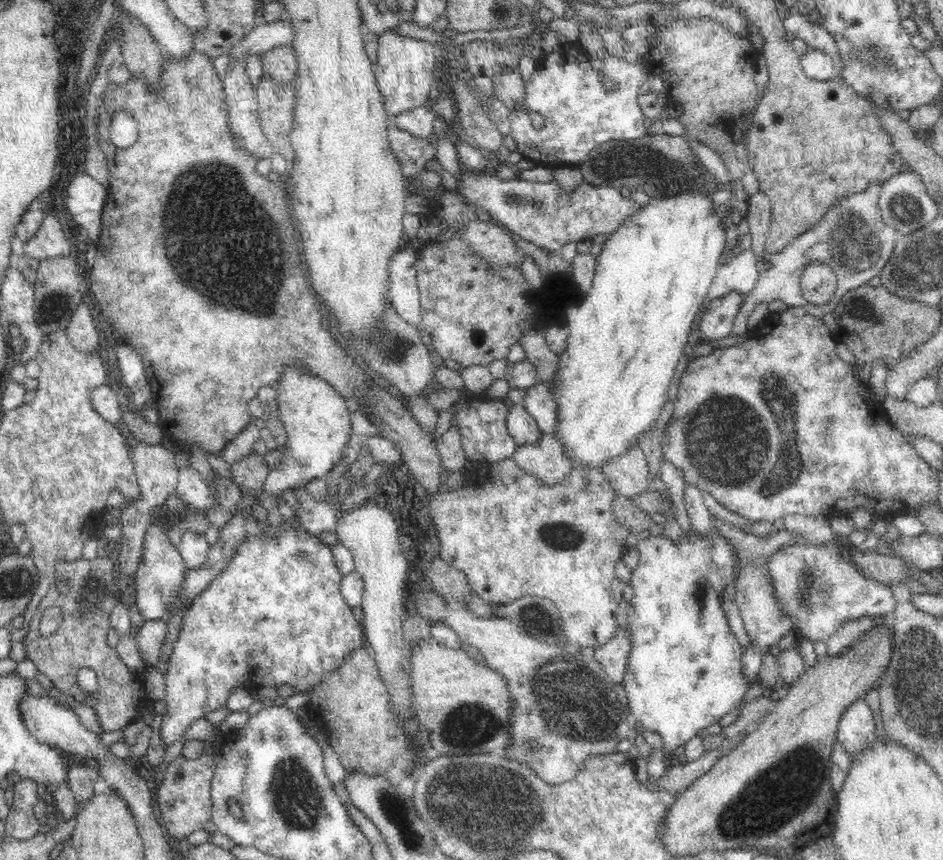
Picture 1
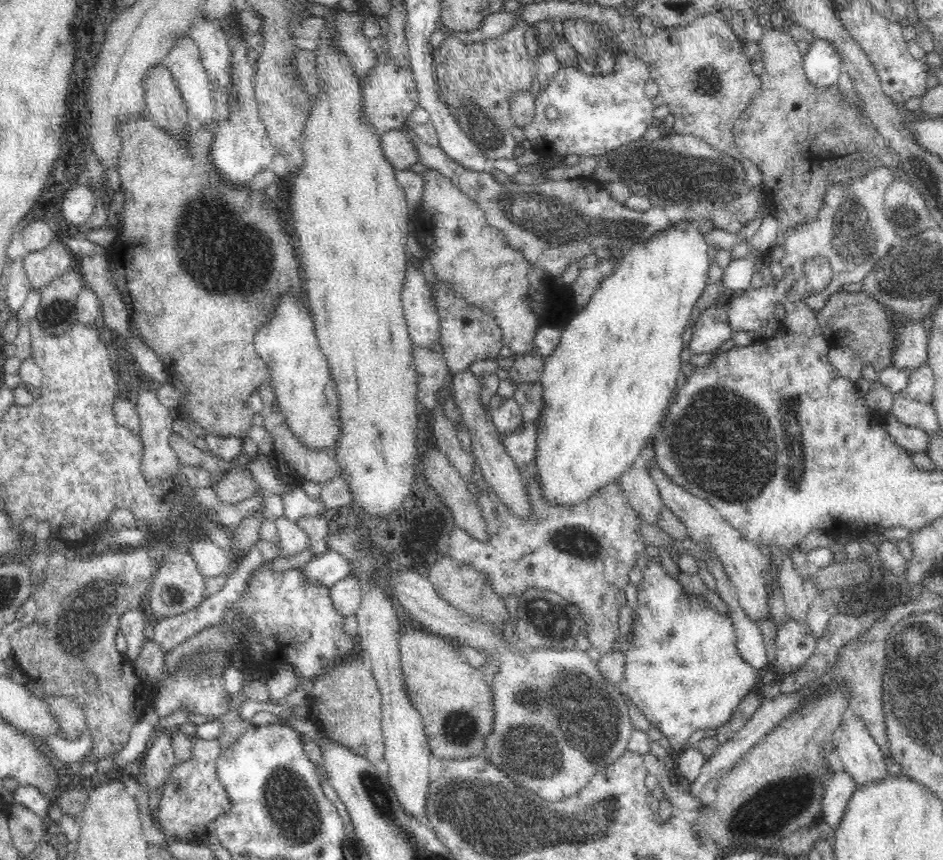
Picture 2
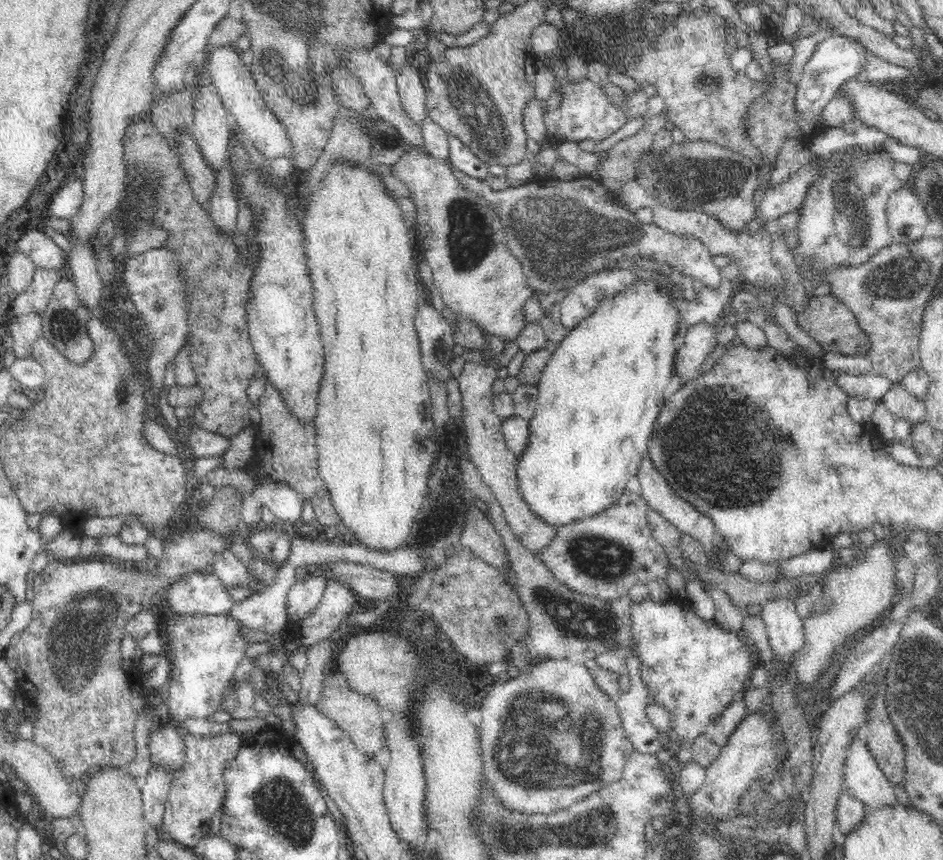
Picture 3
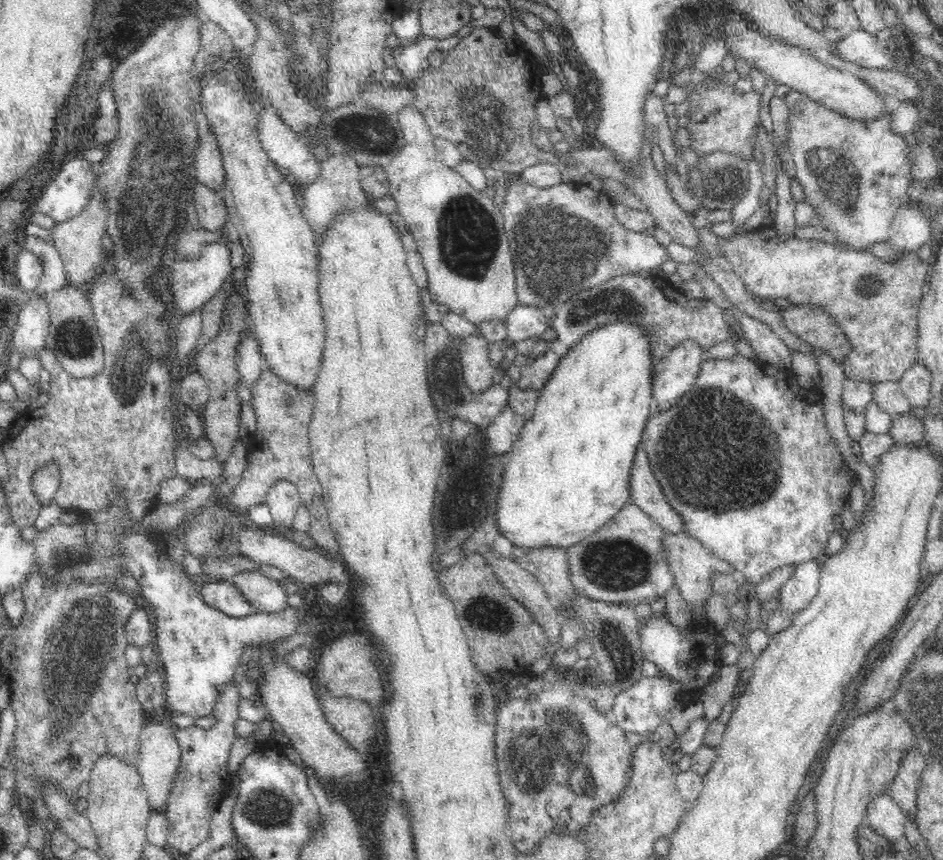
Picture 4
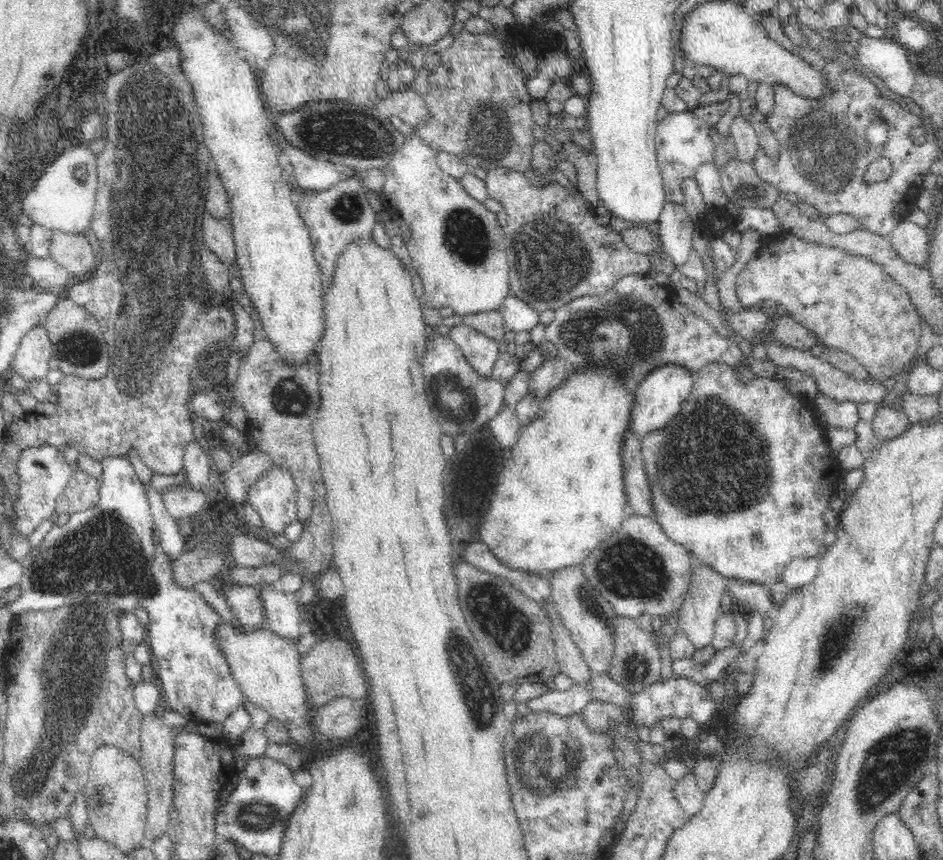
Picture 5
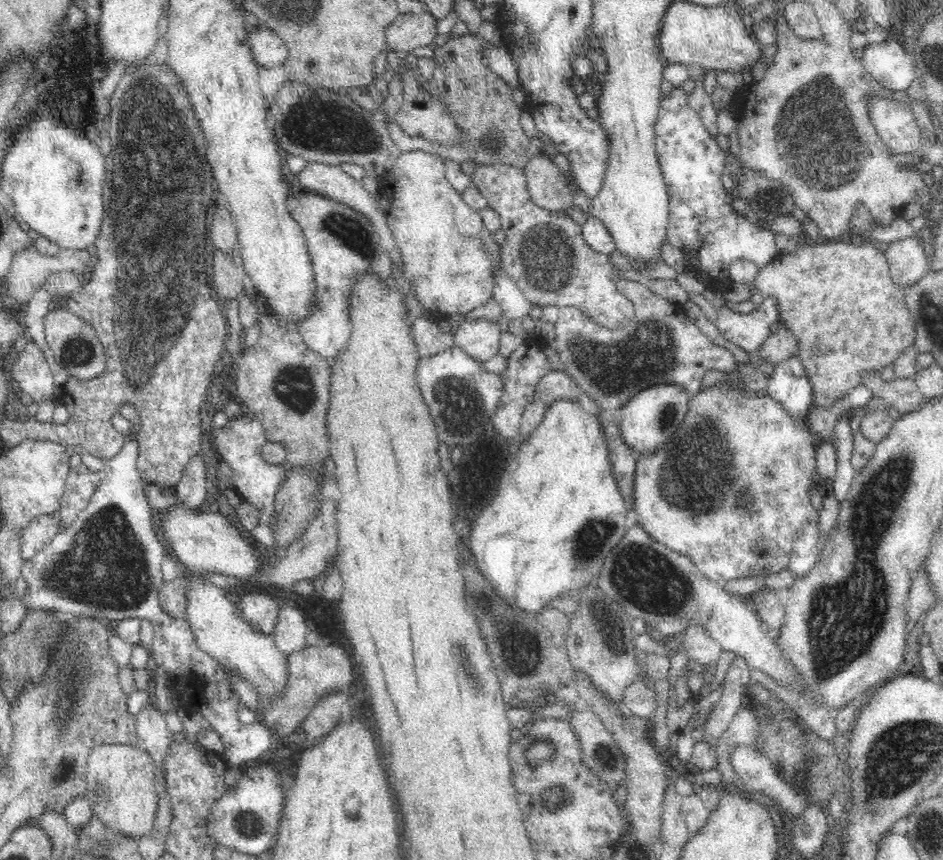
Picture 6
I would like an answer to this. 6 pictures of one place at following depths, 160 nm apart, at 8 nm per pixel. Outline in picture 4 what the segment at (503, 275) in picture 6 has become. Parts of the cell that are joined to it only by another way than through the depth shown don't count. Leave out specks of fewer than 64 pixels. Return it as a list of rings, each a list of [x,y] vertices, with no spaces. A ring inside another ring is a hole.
[[[518,303],[505,320],[507,338],[513,342],[526,339],[542,338],[543,332],[550,323],[542,313],[542,307],[533,307]]]

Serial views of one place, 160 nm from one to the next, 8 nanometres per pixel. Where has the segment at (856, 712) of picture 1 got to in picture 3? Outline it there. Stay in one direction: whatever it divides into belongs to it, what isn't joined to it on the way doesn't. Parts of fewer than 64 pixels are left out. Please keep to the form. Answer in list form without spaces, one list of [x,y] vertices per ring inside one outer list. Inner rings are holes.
[[[854,737],[849,745],[843,774],[844,788],[867,808],[894,806],[898,801],[893,784],[880,770],[867,743],[858,737]]]

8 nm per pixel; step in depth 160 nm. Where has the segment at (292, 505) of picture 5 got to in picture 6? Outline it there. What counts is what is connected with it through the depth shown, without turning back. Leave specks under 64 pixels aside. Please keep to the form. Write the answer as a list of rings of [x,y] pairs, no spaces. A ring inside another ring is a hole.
[[[250,414],[229,419],[224,427],[214,428],[213,446],[220,453],[220,460],[227,462],[232,469],[231,481],[233,489],[242,500],[246,500],[259,510],[262,524],[268,526],[278,522],[279,514],[274,512],[274,501],[278,487],[282,484],[287,467],[284,465],[268,465],[262,457],[262,448],[268,442],[262,423]]]

